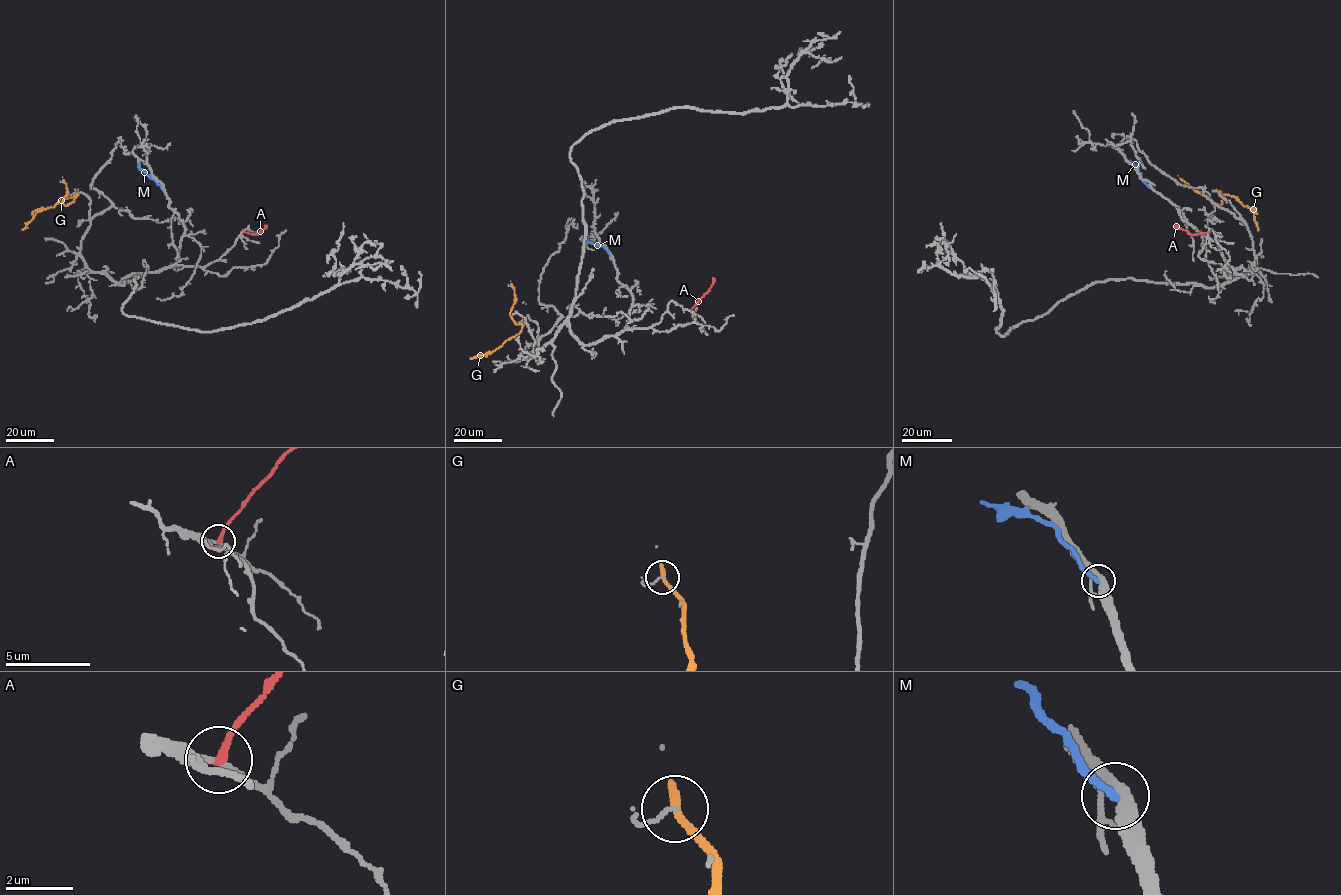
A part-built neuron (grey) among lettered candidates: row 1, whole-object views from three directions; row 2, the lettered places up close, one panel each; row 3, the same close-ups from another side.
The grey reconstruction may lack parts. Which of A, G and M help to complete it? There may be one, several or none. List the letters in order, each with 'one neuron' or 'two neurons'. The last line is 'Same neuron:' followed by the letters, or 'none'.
A: two neurons
G: two neurons
M: two neurons
Same neuron: none

